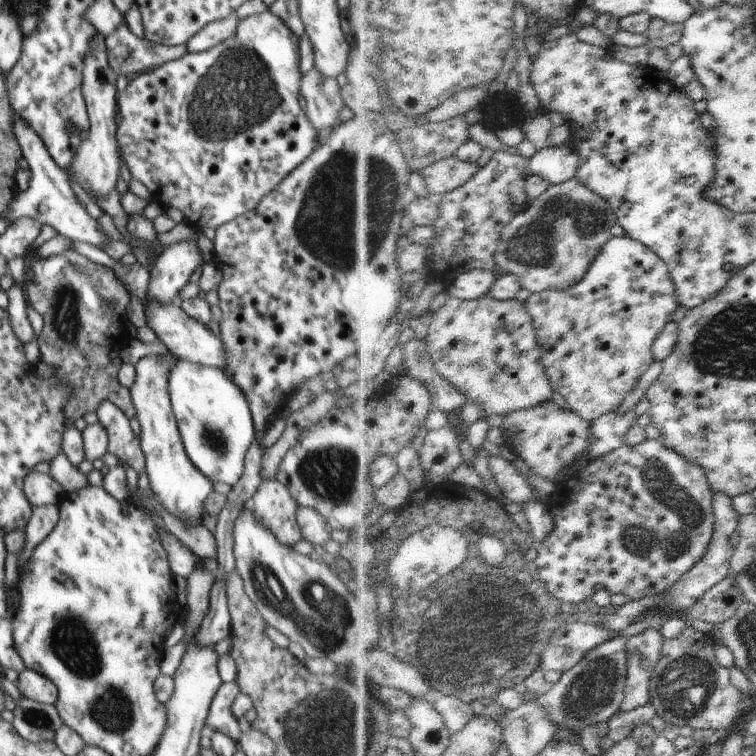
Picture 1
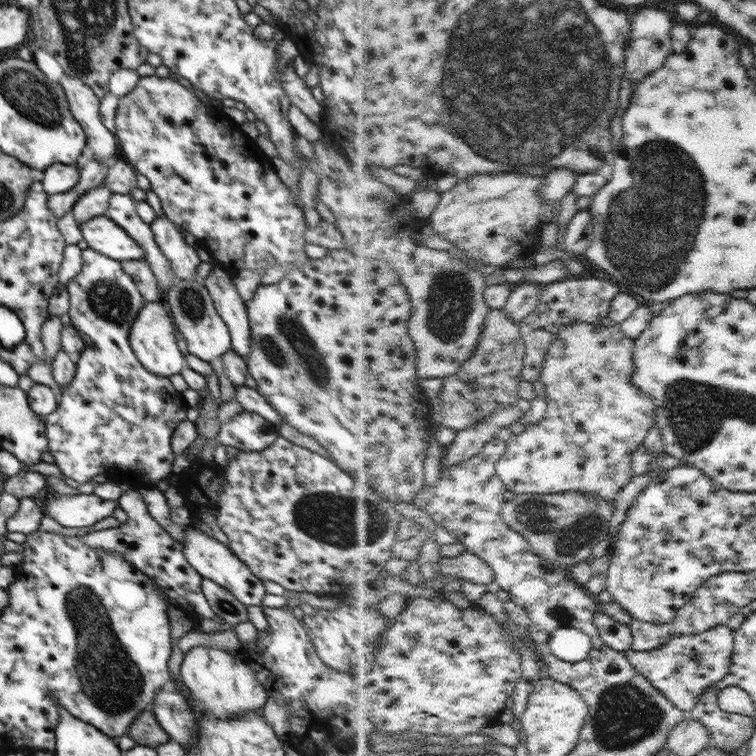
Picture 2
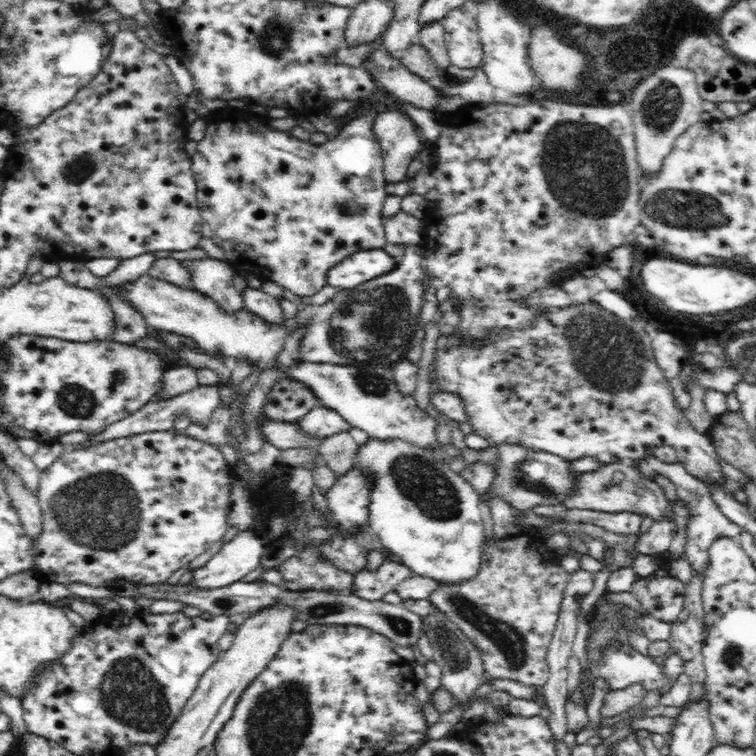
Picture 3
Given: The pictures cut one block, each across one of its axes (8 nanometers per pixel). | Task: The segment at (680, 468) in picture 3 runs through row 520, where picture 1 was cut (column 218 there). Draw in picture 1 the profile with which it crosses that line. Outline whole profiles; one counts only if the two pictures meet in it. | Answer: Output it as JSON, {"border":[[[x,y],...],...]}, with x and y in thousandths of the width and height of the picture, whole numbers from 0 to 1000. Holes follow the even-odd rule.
{"border":[[[295,902],[291,906],[276,934],[271,958],[272,970],[294,968],[311,979],[312,984],[316,981],[320,966],[316,962],[316,952],[312,952],[307,944],[307,933],[315,917],[317,917],[317,911],[312,902]]]}

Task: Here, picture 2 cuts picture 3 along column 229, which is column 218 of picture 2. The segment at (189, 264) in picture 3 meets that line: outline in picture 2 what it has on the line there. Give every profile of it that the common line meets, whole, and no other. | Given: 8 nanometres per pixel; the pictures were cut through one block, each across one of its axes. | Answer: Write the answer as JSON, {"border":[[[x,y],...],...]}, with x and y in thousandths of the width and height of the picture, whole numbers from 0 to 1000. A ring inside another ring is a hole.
{"border":[[[283,351],[280,361],[269,374],[279,389],[287,414],[304,438],[307,463],[317,472],[325,474],[331,467],[329,421],[325,403],[307,374],[307,365],[291,351]]]}

